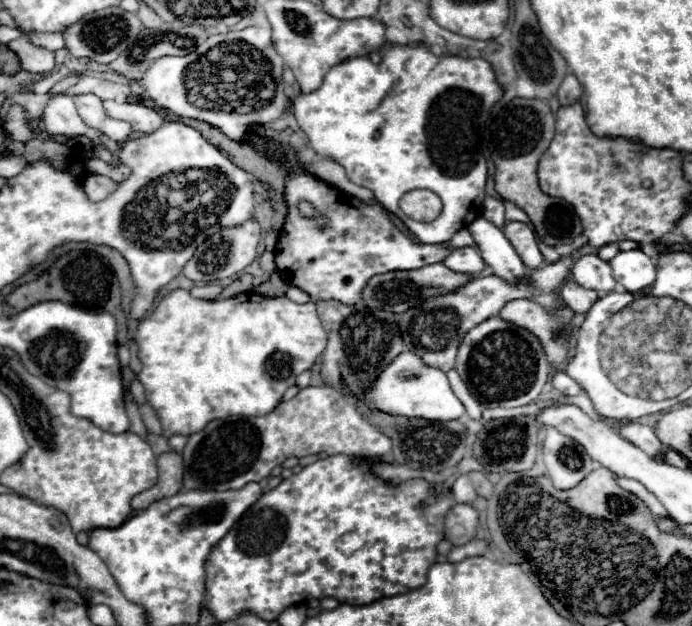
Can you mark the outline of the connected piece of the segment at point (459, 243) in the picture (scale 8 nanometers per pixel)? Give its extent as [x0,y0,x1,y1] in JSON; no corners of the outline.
[449,227,475,249]

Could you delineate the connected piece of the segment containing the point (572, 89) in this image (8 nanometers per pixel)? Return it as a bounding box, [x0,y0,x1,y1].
[557,73,581,105]

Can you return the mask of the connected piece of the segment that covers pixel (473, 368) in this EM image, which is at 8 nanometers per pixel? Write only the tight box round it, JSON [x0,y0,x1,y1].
[455,317,549,407]

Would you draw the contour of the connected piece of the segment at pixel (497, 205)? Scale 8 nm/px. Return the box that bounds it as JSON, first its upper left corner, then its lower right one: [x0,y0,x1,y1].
[483,197,505,227]

